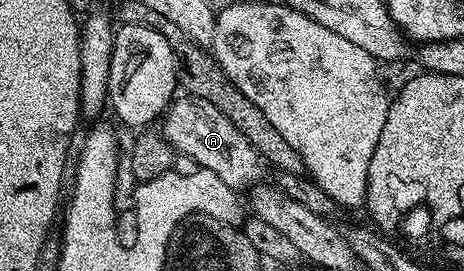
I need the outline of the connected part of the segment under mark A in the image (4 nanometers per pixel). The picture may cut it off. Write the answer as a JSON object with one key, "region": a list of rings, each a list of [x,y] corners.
{"region":[[[181,93],[172,100],[170,106],[165,108],[164,119],[163,138],[166,143],[172,145],[178,156],[186,155],[198,168],[215,172],[228,187],[234,189],[242,189],[241,187],[247,186],[256,177],[257,167],[253,162],[258,162],[259,156],[254,151],[251,141],[247,141],[247,137],[243,137],[243,133],[239,133],[239,129],[235,129],[235,125],[231,125],[231,121],[227,121],[227,117],[223,117],[223,113],[219,113],[219,109],[215,109],[215,105],[207,105],[207,101]]]}

